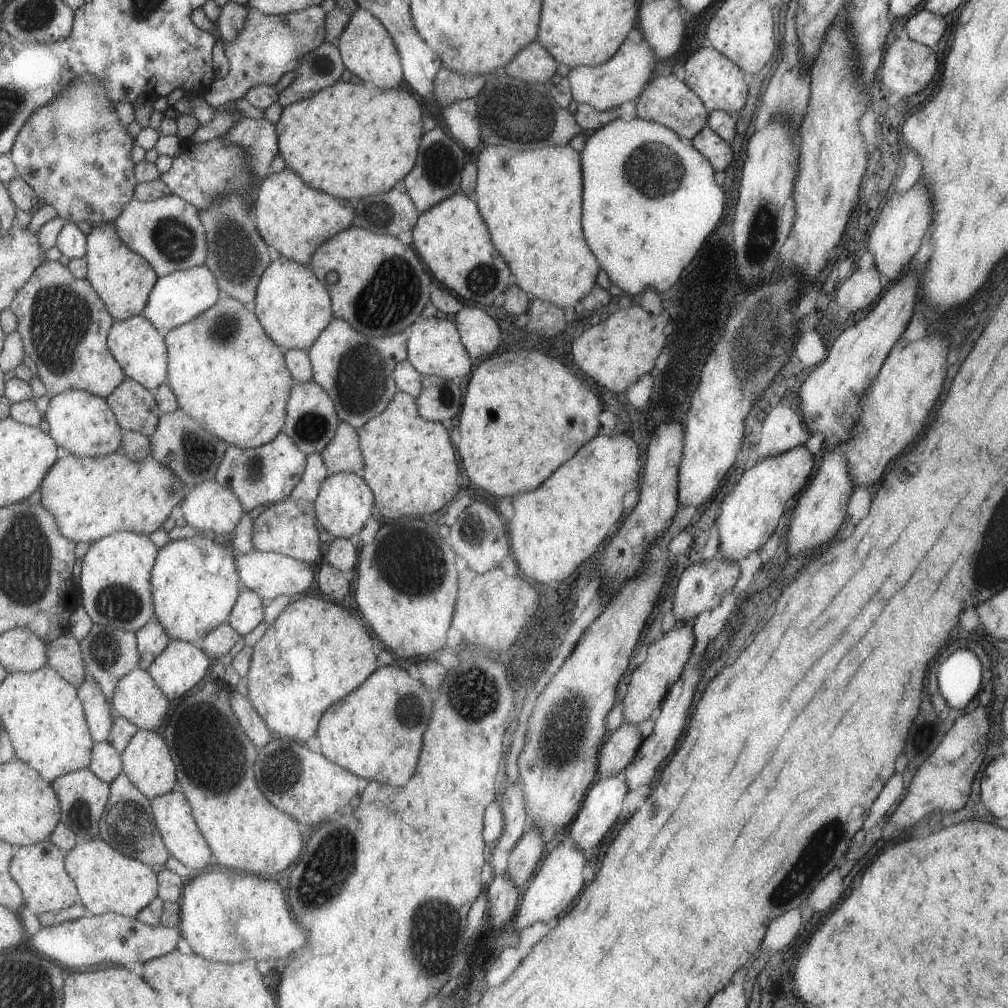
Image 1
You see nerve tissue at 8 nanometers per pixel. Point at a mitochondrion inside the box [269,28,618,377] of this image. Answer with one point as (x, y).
(395, 288)

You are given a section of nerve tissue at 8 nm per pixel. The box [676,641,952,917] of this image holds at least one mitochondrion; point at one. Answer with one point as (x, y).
(825, 841)

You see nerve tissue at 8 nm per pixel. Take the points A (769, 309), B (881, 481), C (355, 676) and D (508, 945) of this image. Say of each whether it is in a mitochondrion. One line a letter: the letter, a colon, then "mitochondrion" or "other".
A: mitochondrion
B: other
C: other
D: other

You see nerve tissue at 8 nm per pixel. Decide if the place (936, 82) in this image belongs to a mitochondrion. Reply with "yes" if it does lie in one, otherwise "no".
no

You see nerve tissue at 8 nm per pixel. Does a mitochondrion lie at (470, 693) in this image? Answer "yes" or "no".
yes

